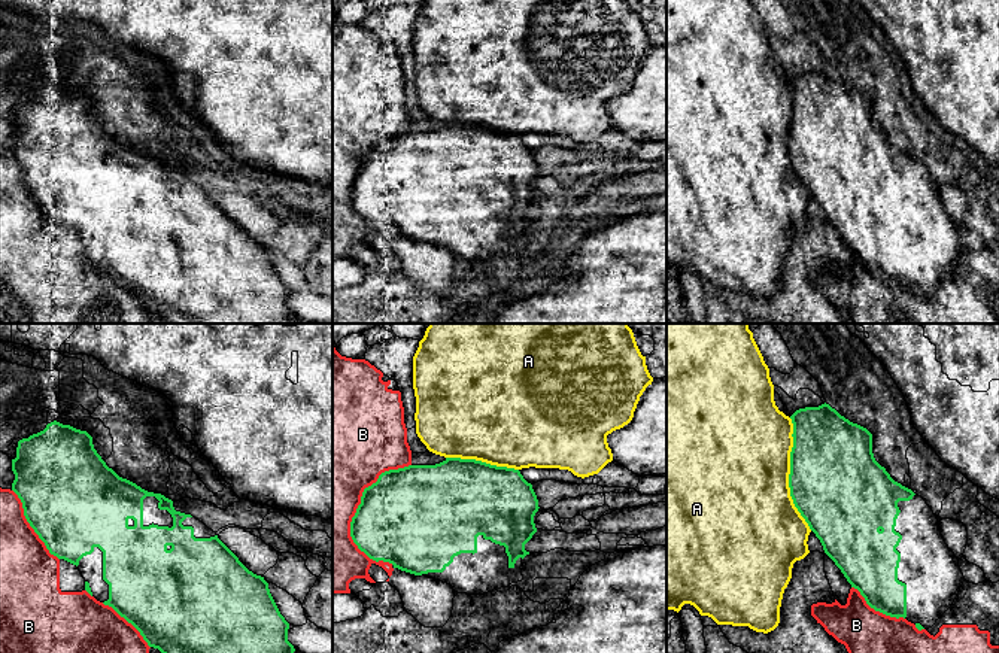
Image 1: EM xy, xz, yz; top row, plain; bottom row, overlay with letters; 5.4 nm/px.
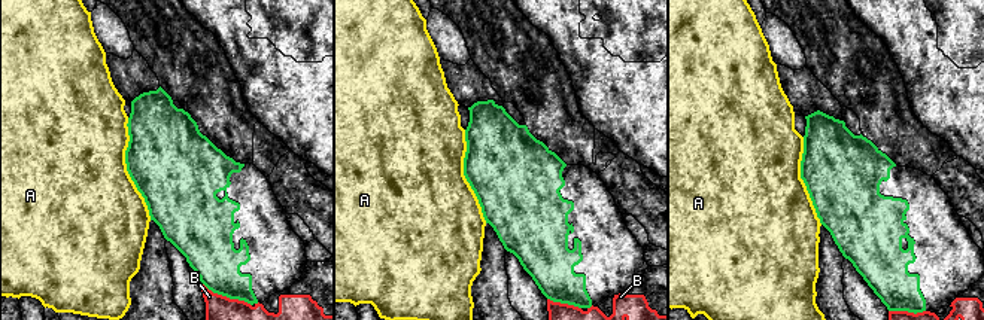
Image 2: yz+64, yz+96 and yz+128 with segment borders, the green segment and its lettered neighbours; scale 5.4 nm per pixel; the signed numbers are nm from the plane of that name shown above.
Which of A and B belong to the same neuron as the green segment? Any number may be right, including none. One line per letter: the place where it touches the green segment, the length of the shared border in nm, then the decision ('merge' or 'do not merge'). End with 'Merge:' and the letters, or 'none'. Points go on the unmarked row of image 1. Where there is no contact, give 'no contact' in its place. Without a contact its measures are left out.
A: meets green in yz at (789, 140); contact 600 nm long; do not merge
B: meets green in xz at (360, 170); contact 550 nm long; do not merge
Merge: none

